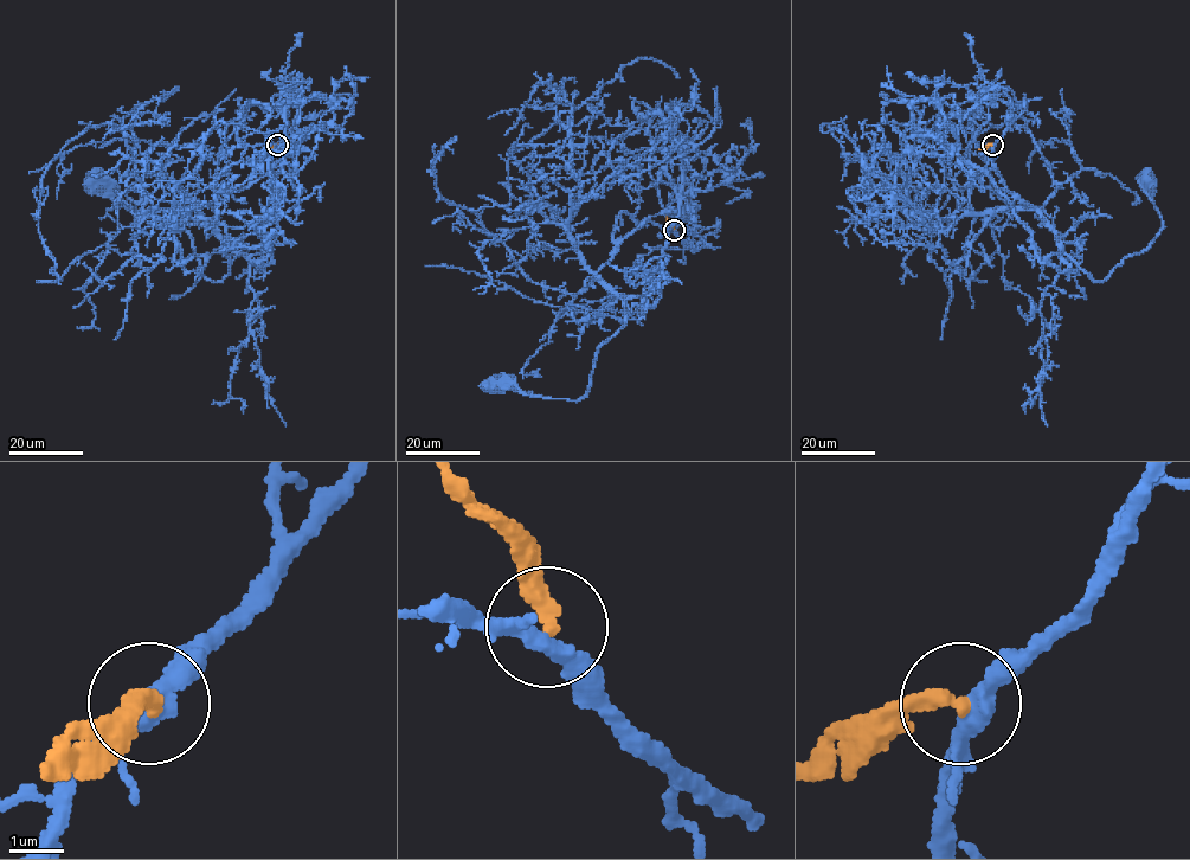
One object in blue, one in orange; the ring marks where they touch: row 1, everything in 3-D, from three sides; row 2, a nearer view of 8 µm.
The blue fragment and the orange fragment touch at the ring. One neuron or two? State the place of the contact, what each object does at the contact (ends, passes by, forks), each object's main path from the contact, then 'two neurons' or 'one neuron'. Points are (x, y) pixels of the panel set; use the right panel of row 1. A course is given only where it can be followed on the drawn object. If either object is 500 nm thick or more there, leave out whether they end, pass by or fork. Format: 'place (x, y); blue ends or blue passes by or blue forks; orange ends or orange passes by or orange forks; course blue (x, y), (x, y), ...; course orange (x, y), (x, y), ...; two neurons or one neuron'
place (992, 145); blue passes by; orange ends; course blue (994, 143), (981, 184), (1010, 191), (1036, 210), (1062, 250), (1094, 282), (1145, 249), (1164, 228), (1149, 181); course orange (994, 143), (979, 149); two neurons

